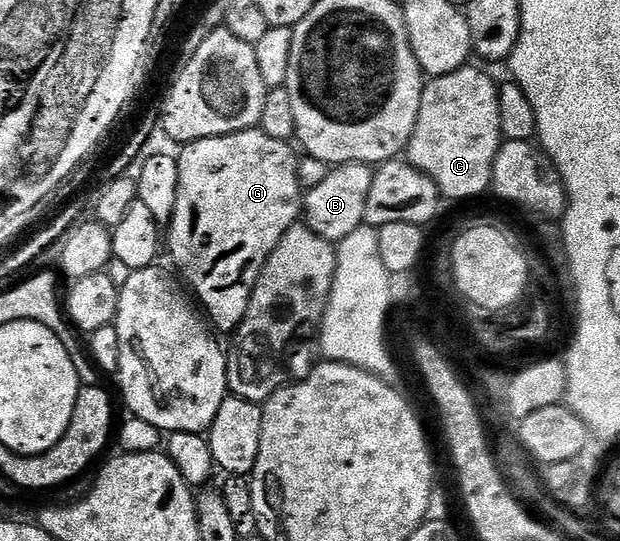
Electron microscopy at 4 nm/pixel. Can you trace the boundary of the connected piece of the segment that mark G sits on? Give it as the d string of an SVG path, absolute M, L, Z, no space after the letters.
M252 129L198 139L178 153L179 184L176 205L165 231L165 247L171 250L171 259L179 266L180 273L191 282L194 298L201 307L203 302L202 310L216 332L231 333L242 325L265 261L283 234L296 226L295 218L298 215L300 218L301 188L297 177L300 156L290 146L288 140L275 140L262 129Z

